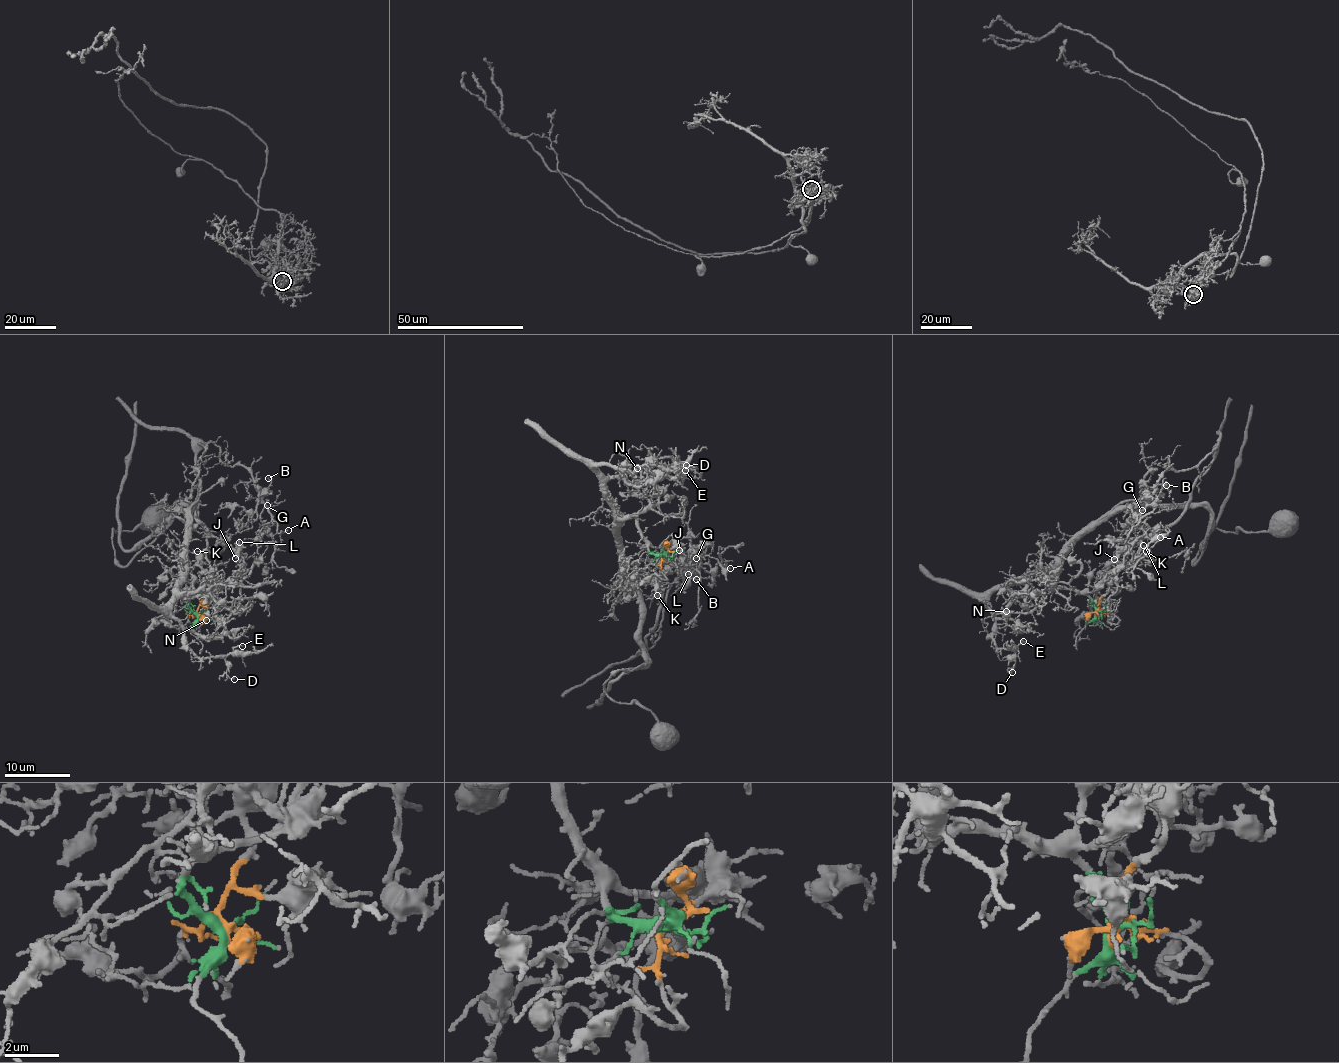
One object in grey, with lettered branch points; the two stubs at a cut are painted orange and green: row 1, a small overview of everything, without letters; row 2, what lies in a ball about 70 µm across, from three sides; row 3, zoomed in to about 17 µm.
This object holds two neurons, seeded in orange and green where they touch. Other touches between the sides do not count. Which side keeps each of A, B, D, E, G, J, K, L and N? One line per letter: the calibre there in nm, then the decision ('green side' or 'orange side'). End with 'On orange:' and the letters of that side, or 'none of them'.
A: 130 nm | orange side
B: 150 nm | orange side
D: 160 nm | green side
E: 120 nm | green side
G: 110 nm | orange side
J: 200 nm | orange side
K: 110 nm | orange side
L: 110 nm | orange side
N: 220 nm | green side
On orange: A, B, G, J, K, L

